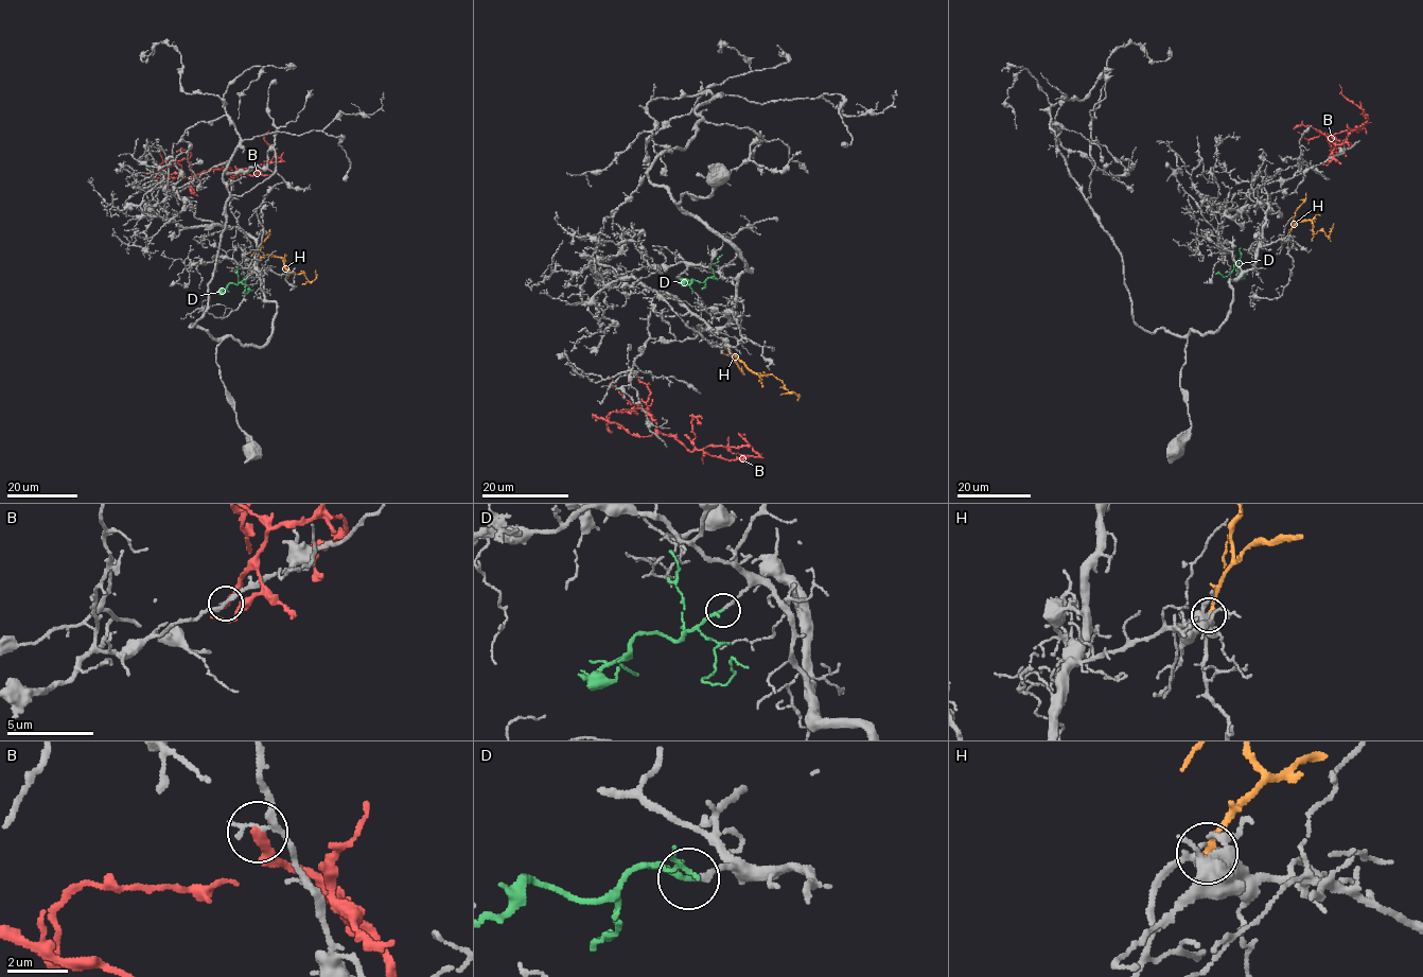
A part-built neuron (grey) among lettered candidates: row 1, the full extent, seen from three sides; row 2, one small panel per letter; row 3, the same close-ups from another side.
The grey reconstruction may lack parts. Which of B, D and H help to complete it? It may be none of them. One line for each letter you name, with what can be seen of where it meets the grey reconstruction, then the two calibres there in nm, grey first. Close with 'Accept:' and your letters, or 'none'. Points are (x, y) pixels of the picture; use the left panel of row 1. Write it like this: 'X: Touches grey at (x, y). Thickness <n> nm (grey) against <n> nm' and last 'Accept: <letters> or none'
D: Touches grey at (246, 278). Thickness 200 nm (grey) against 200 nm
Accept: D

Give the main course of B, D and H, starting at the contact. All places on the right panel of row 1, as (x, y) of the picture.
B: (1325, 161), (1336, 145), (1344, 143), (1350, 132), (1360, 129), (1368, 119), (1341, 93), (1339, 85)
D: (1234, 260), (1233, 269), (1227, 276), (1215, 274)
H: (1288, 237), (1297, 222), (1309, 220), (1313, 234), (1321, 230), (1329, 237), (1333, 223)

